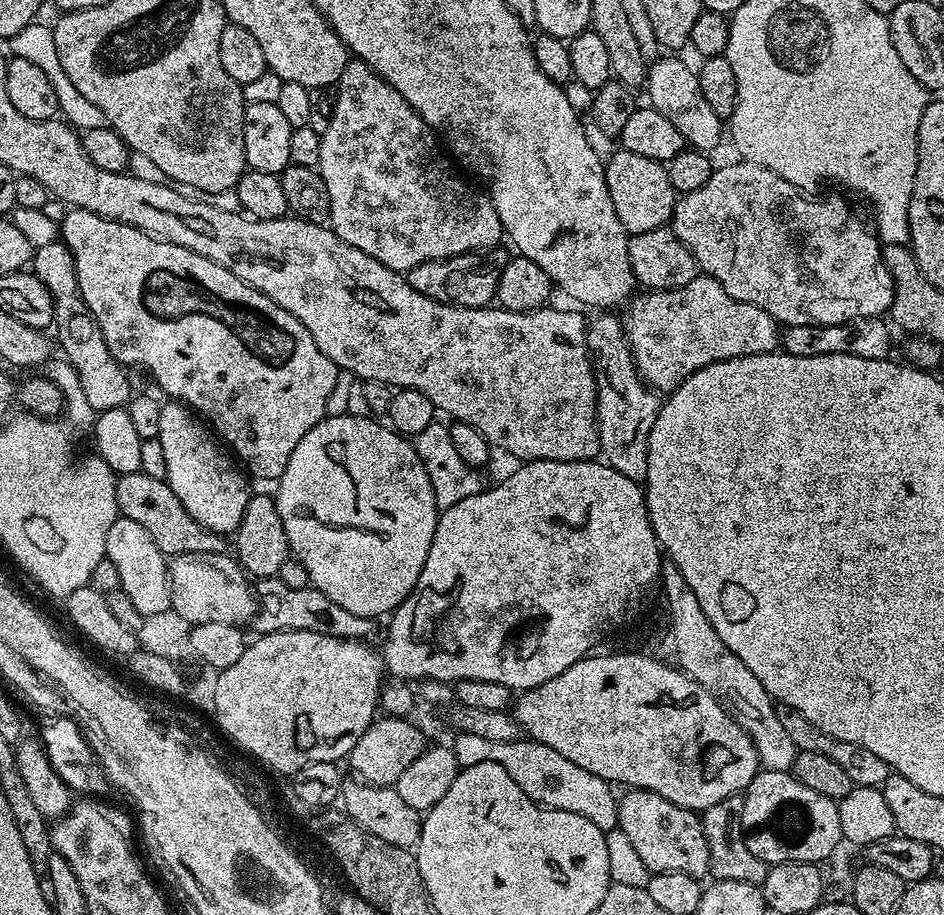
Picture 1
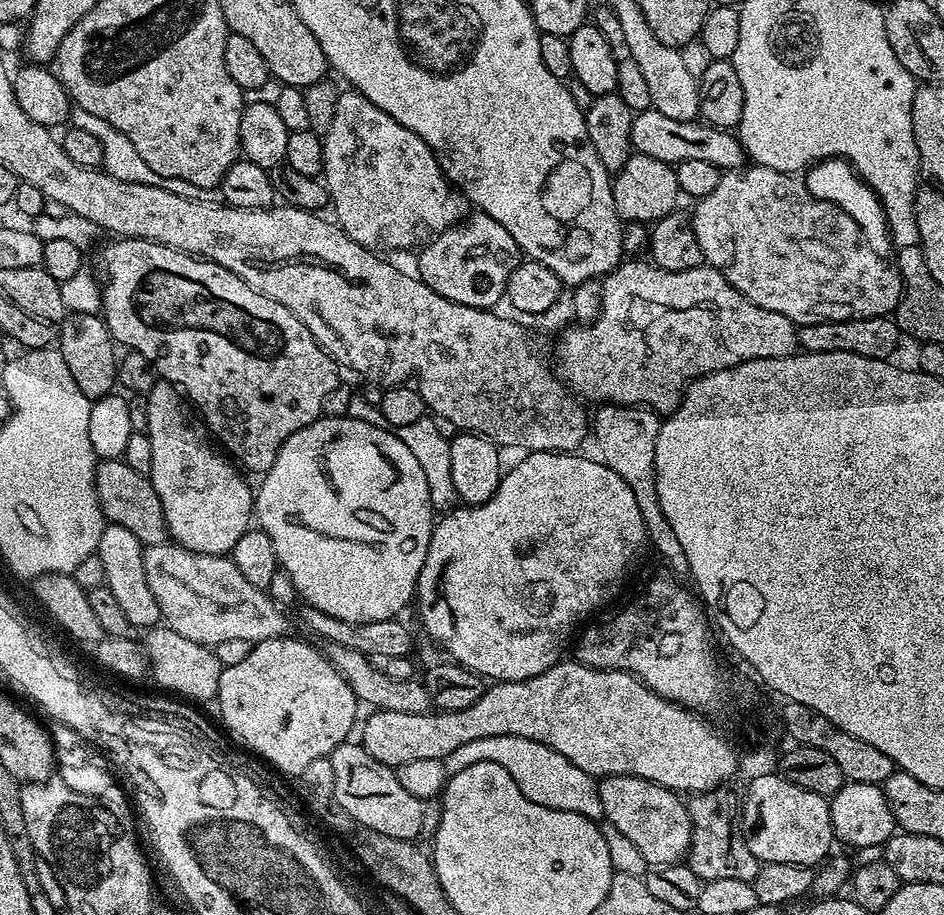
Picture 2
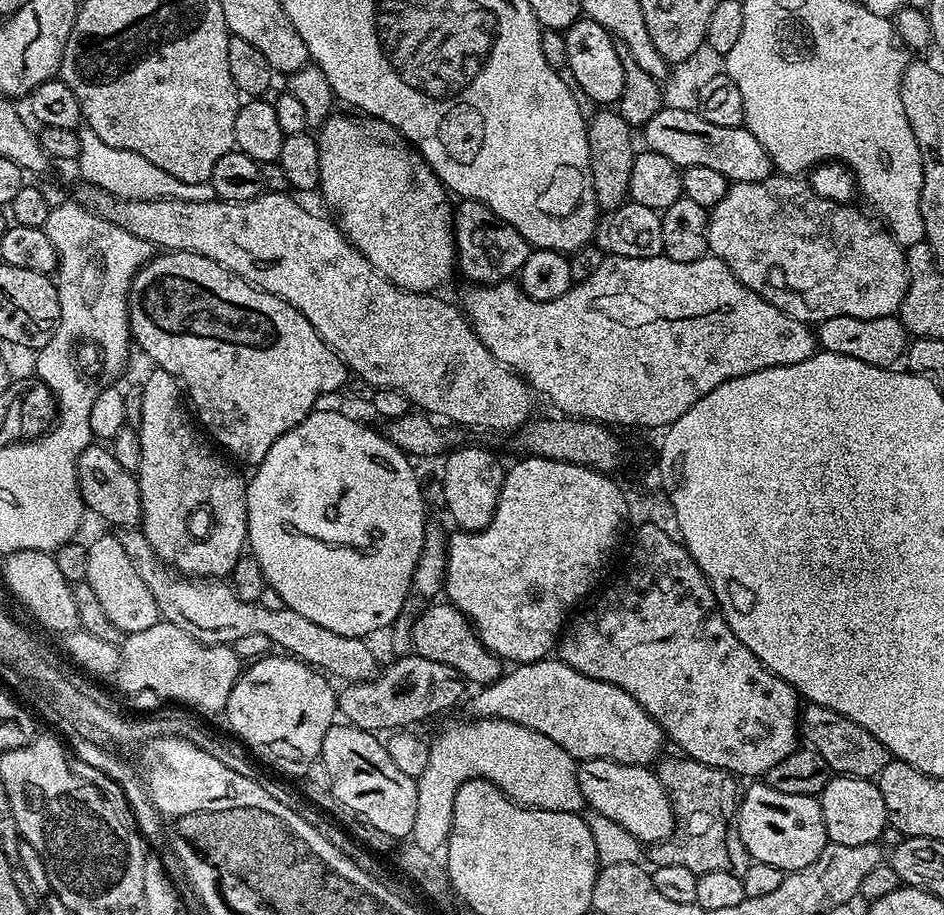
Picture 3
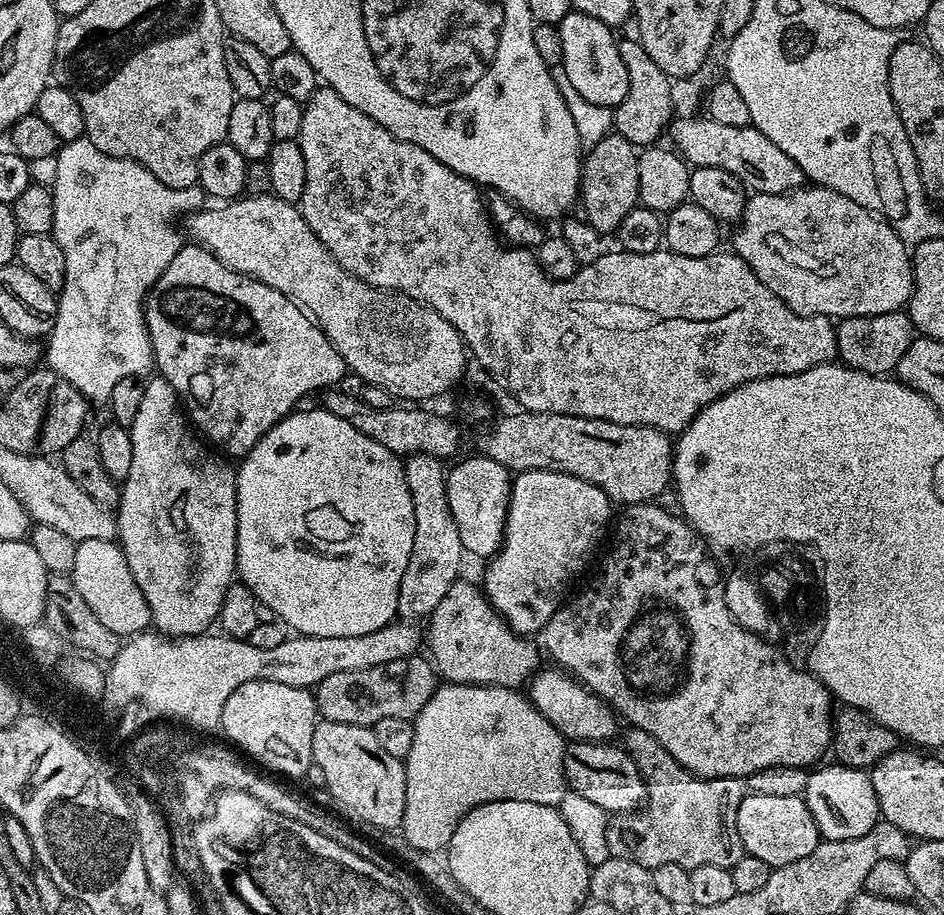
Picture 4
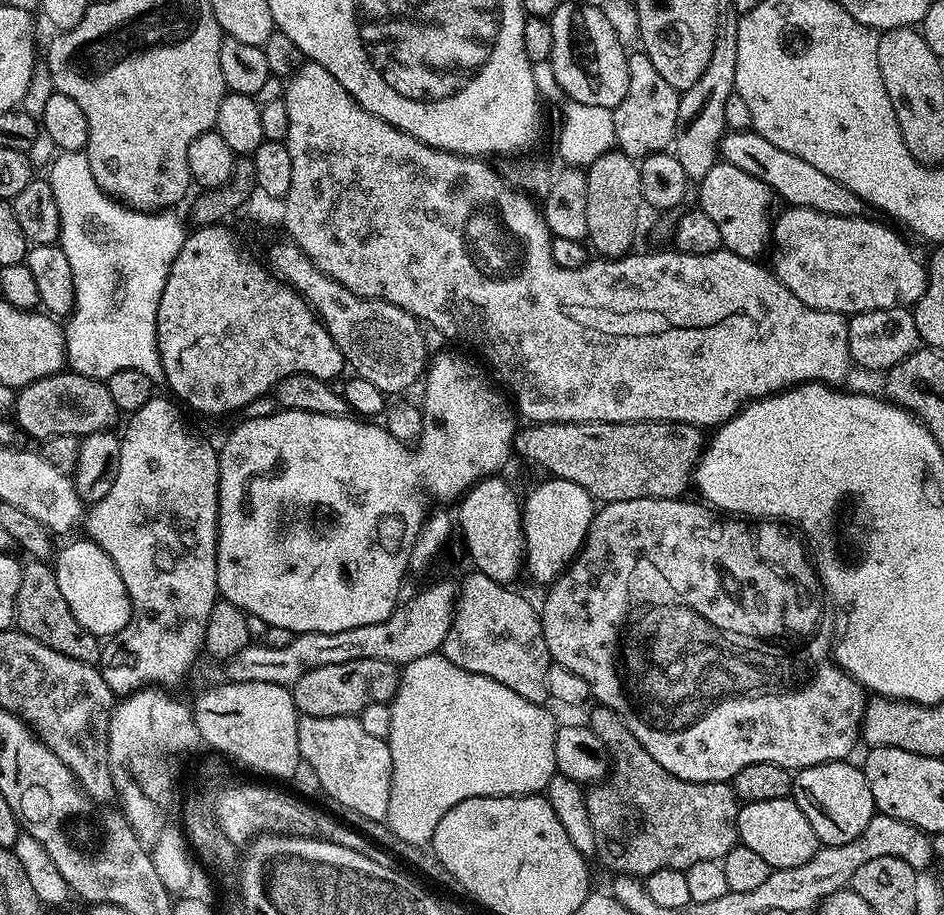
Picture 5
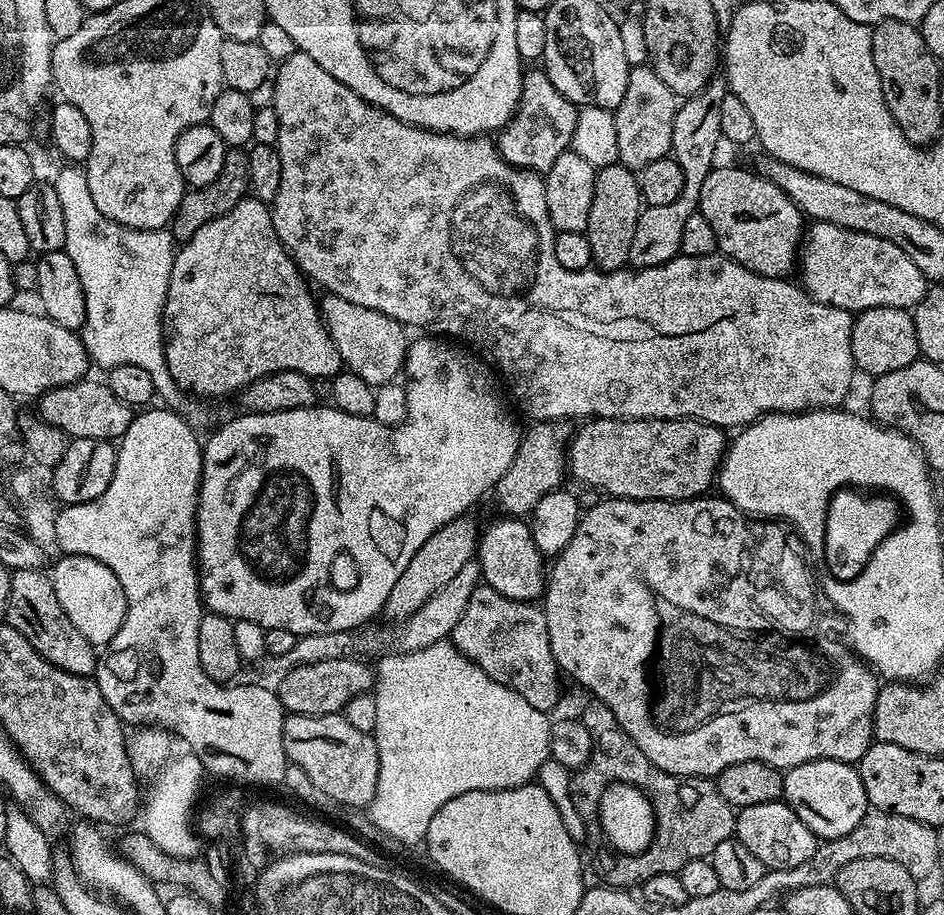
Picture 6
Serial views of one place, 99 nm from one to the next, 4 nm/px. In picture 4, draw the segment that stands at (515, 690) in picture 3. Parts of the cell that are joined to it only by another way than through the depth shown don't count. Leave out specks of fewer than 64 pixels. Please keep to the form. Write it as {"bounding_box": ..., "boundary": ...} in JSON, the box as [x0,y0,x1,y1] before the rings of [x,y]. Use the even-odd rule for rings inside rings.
{"bounding_box":[526,668,618,741],"boundary":[[[552,668],[537,671],[527,685],[526,695],[536,709],[562,733],[565,741],[611,741],[612,735],[616,732],[616,720],[618,721],[614,709],[602,697],[591,692],[589,688],[585,688],[579,680],[573,678],[567,671]]]}

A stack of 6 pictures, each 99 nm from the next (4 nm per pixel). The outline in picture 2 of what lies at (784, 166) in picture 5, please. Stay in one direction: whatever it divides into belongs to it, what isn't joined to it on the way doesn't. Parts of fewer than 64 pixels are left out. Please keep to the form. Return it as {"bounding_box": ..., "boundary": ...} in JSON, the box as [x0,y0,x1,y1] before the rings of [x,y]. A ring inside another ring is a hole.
{"bounding_box":[630,107,746,170],"boundary":[[[654,107],[633,115],[630,138],[636,152],[646,154],[646,158],[658,158],[658,162],[666,162],[673,166],[690,158],[710,162],[721,170],[739,170],[746,164],[746,153],[740,145],[739,135],[696,120],[679,121],[659,113]]]}

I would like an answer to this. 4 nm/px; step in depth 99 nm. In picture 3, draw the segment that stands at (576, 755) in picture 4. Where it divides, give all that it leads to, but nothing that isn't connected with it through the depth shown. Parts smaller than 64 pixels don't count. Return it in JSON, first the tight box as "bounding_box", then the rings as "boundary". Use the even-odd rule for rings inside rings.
{"bounding_box":[576,758,676,846],"boundary":[[[594,758],[579,761],[576,773],[585,805],[593,812],[606,814],[606,818],[618,822],[618,826],[623,826],[625,830],[630,830],[630,834],[634,834],[641,845],[655,846],[672,835],[676,819],[668,789],[651,767]]]}

